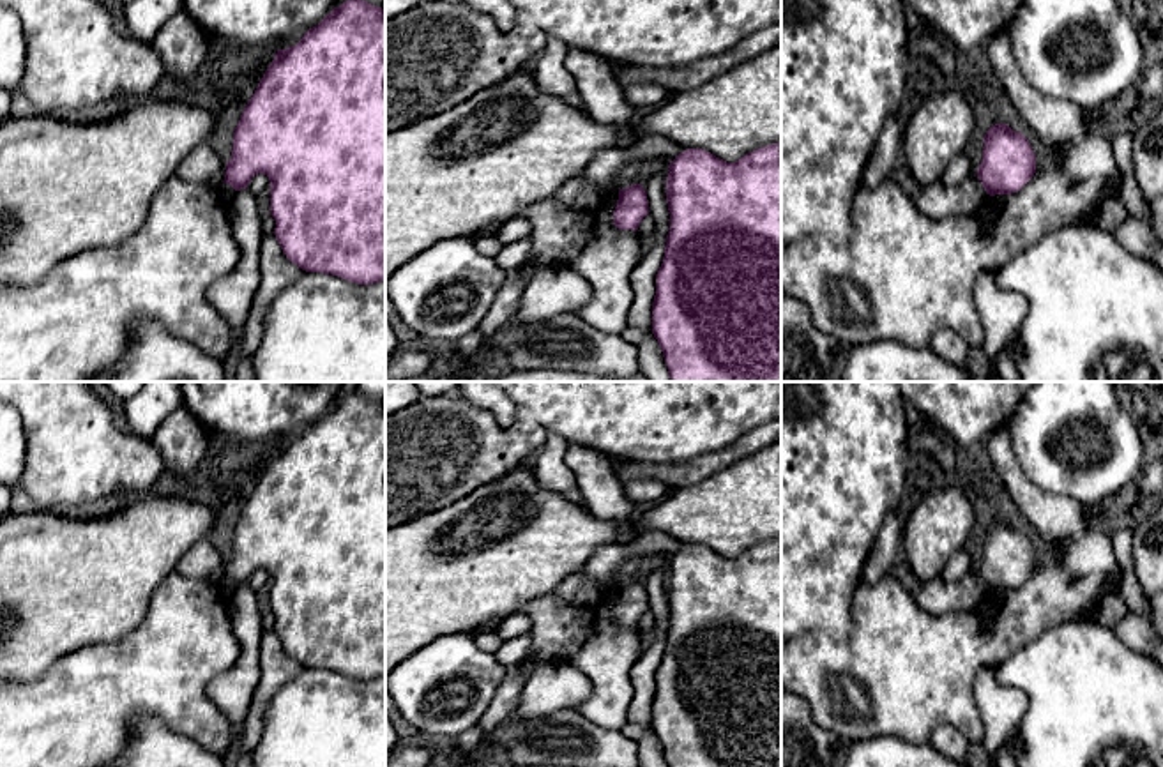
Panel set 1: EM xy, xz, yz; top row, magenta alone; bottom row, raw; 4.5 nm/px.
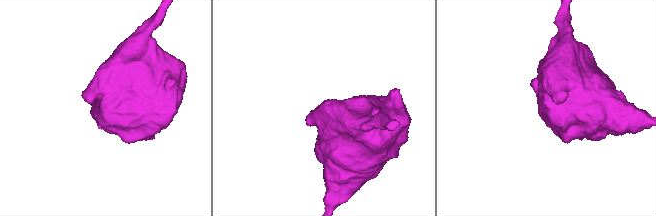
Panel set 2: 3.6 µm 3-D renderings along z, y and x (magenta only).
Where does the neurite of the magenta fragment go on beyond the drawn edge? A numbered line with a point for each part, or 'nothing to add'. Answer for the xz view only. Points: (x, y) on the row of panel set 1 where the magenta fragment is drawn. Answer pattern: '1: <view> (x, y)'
nothing to add

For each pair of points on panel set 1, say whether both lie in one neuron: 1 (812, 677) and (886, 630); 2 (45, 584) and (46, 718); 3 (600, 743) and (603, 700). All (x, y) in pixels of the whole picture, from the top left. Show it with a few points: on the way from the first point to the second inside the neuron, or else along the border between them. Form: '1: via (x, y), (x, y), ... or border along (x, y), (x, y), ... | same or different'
1: via (829, 667), (849, 667), (868, 647) | same
2: border along (82, 645), (57, 658), (39, 675), (18, 683) | different
3: border along (577, 709), (598, 725), (619, 730) | different

